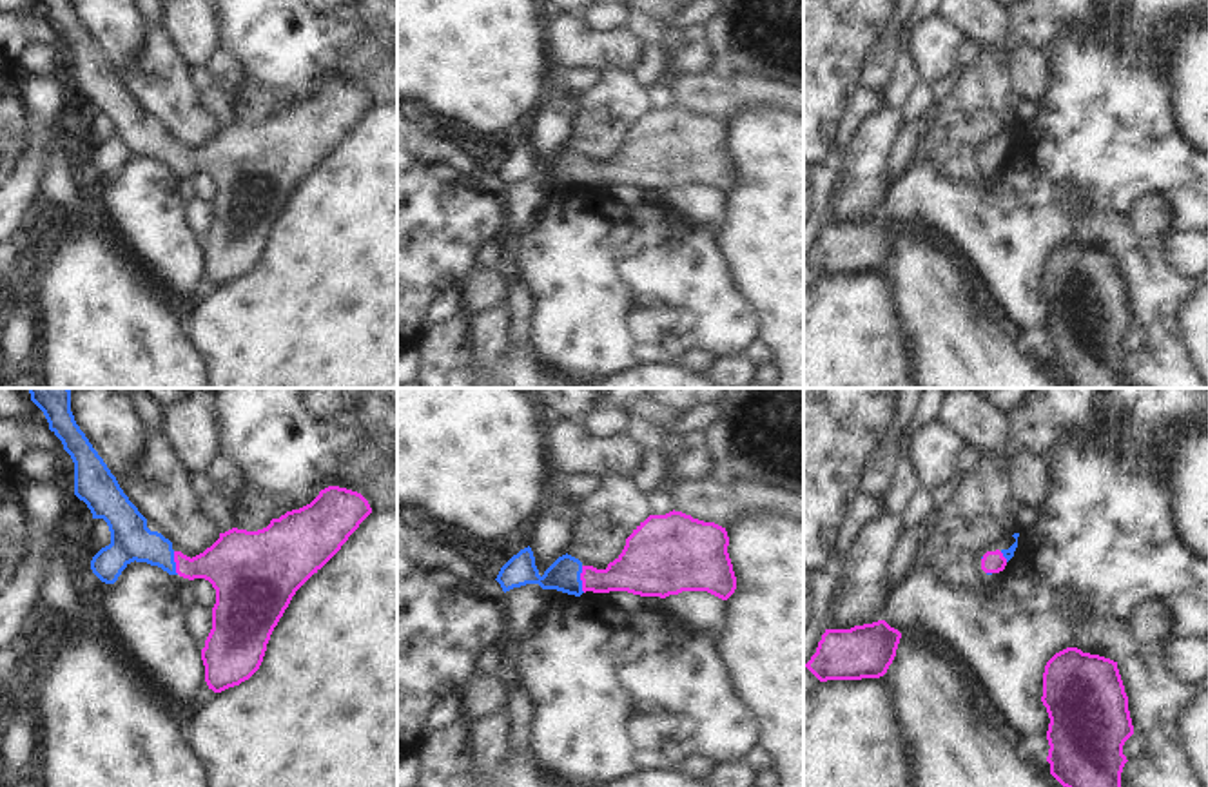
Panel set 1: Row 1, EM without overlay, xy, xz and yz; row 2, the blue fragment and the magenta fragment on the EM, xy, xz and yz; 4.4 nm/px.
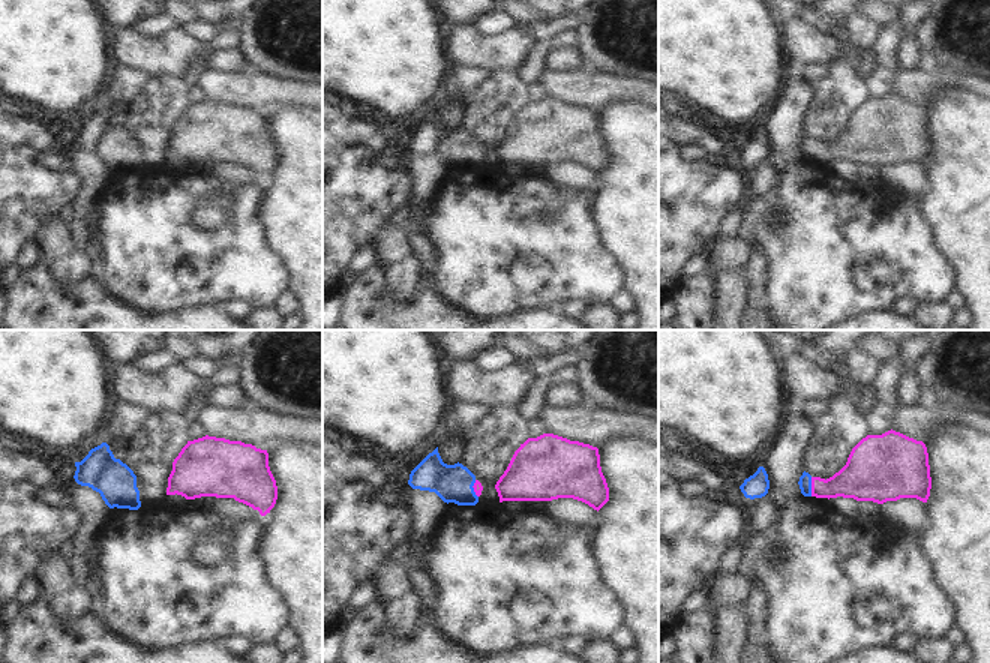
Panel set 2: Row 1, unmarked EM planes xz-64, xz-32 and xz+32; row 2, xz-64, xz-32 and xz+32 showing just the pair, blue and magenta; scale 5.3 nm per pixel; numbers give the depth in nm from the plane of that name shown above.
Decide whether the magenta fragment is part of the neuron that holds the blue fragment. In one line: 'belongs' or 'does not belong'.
belongs

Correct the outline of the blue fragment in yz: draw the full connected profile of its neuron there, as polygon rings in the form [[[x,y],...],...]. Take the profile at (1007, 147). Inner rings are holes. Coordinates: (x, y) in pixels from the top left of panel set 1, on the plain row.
[[[1014,127],[1012,131],[1016,132],[1016,136],[1014,136],[1008,143],[987,145],[987,147],[981,151],[981,163],[983,163],[987,169],[1003,165],[1005,160],[1007,160],[1007,156],[1014,151],[1014,145],[1016,145],[1016,141],[1018,141],[1018,131],[1019,131],[1019,127]]]

